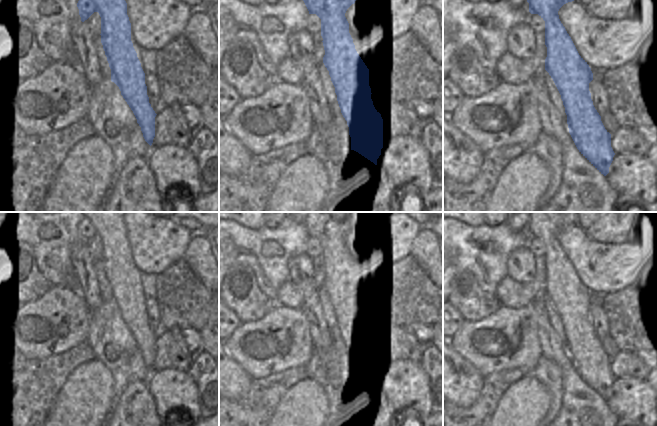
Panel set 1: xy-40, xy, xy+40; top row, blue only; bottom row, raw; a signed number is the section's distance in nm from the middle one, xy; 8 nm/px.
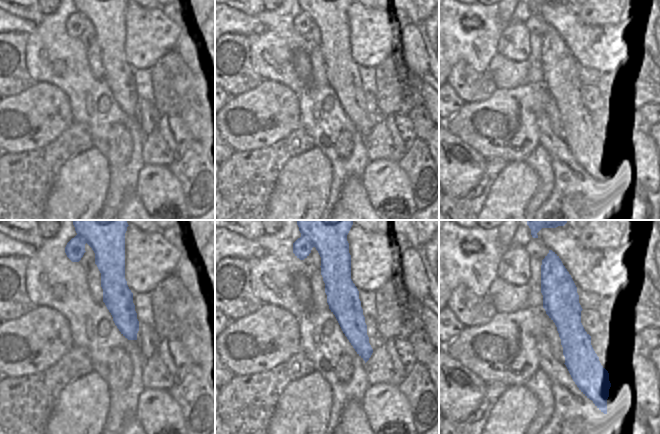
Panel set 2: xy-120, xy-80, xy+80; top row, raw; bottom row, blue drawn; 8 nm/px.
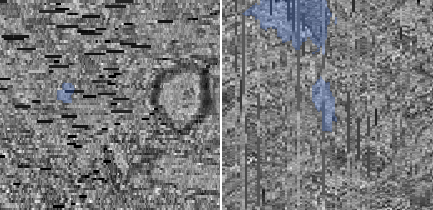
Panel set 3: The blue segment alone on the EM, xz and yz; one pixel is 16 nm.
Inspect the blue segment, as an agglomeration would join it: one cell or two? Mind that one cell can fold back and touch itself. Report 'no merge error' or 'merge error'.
no merge error

